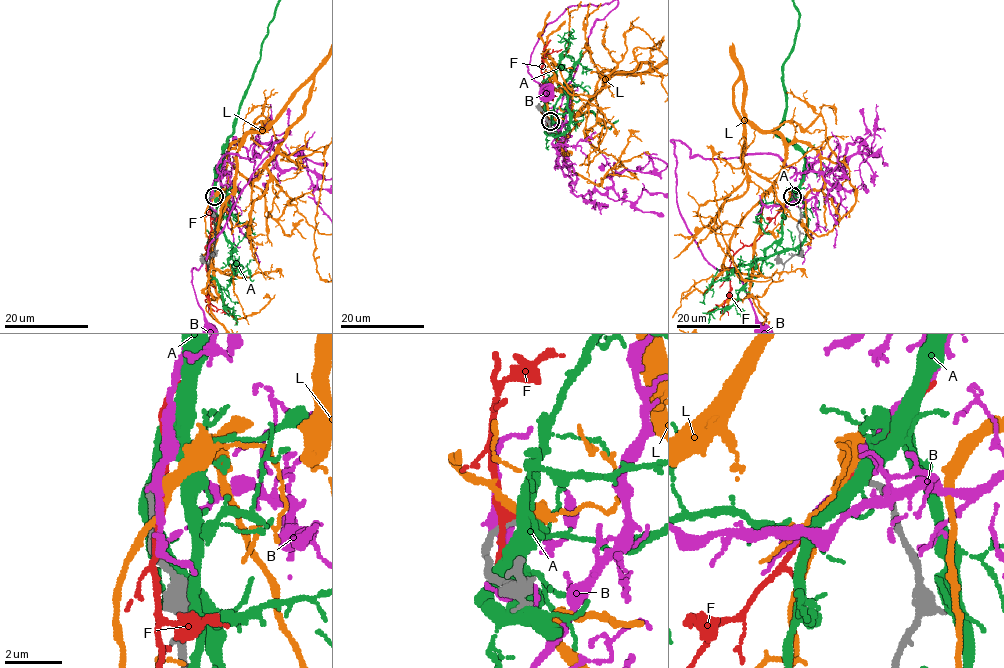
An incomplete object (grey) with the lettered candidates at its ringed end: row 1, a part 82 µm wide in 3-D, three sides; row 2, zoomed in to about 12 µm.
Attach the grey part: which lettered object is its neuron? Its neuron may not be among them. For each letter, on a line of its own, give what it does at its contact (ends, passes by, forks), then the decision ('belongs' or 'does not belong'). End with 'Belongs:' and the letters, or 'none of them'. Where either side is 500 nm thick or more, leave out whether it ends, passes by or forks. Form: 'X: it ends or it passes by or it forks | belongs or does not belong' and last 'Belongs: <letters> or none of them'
A: it forks | does not belong
B: it passes by | does not belong
F: it passes by | does not belong
L: does not belong
Belongs: none of them

